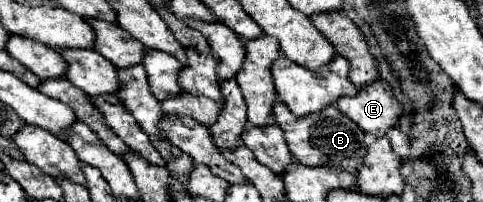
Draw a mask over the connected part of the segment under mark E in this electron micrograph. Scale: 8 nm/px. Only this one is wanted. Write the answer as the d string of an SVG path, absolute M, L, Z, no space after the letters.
M383 80L363 86L353 98L339 98L337 108L349 116L361 130L381 138L397 126L403 106L395 98L391 86Z

